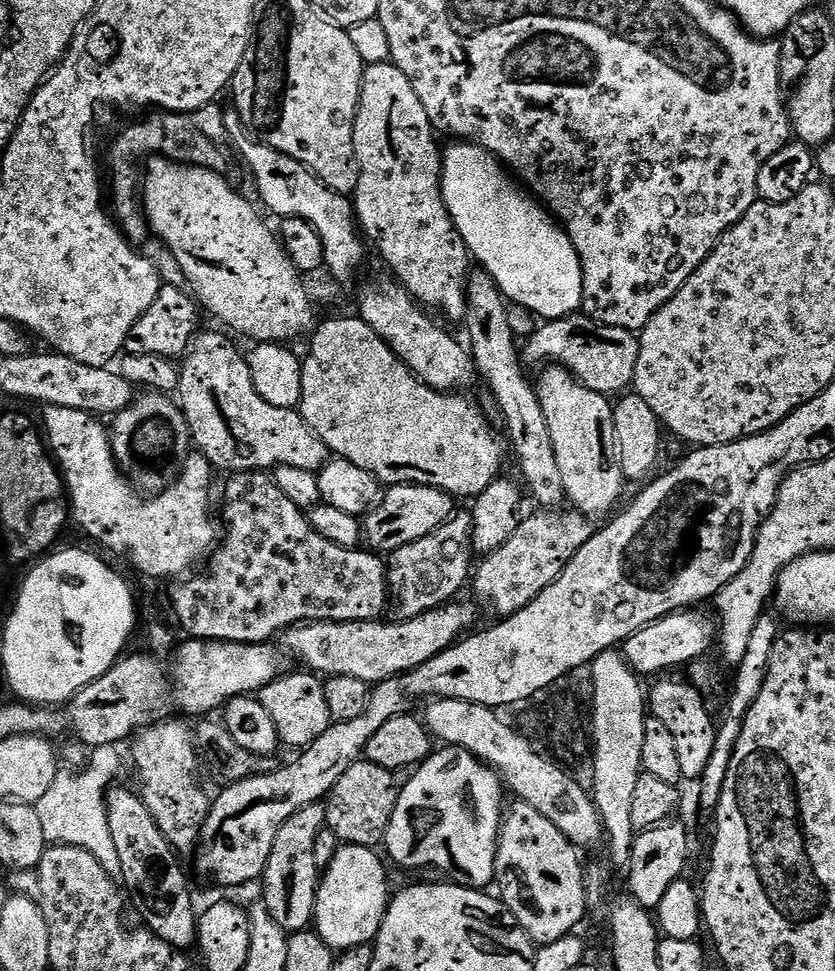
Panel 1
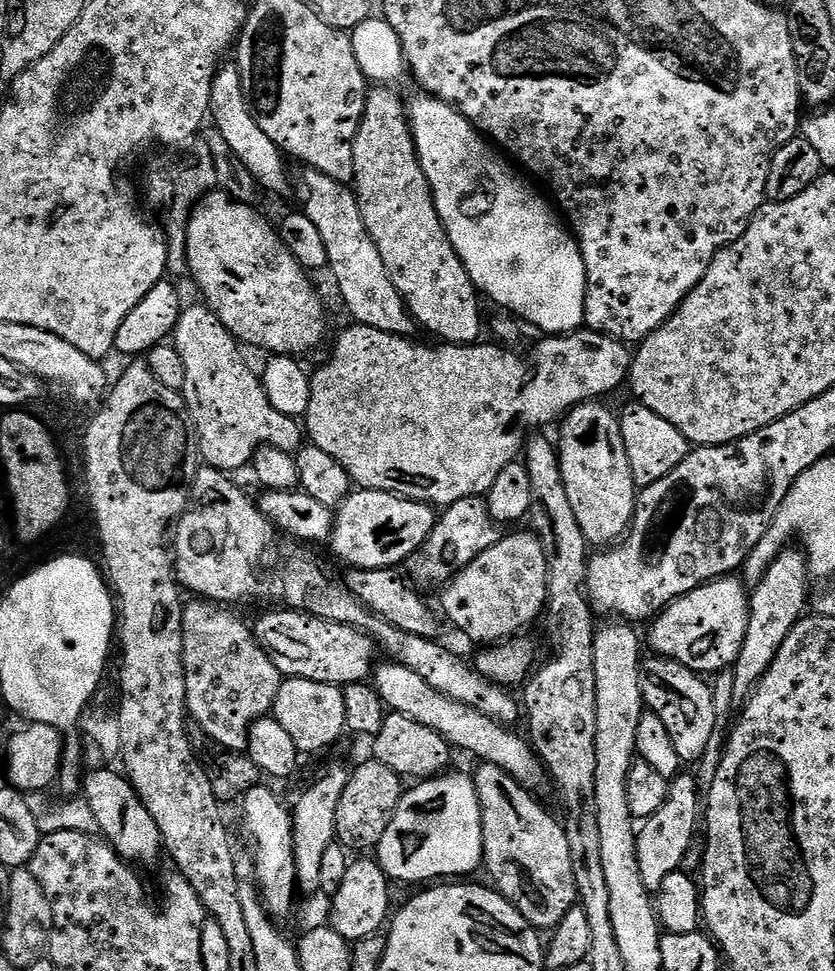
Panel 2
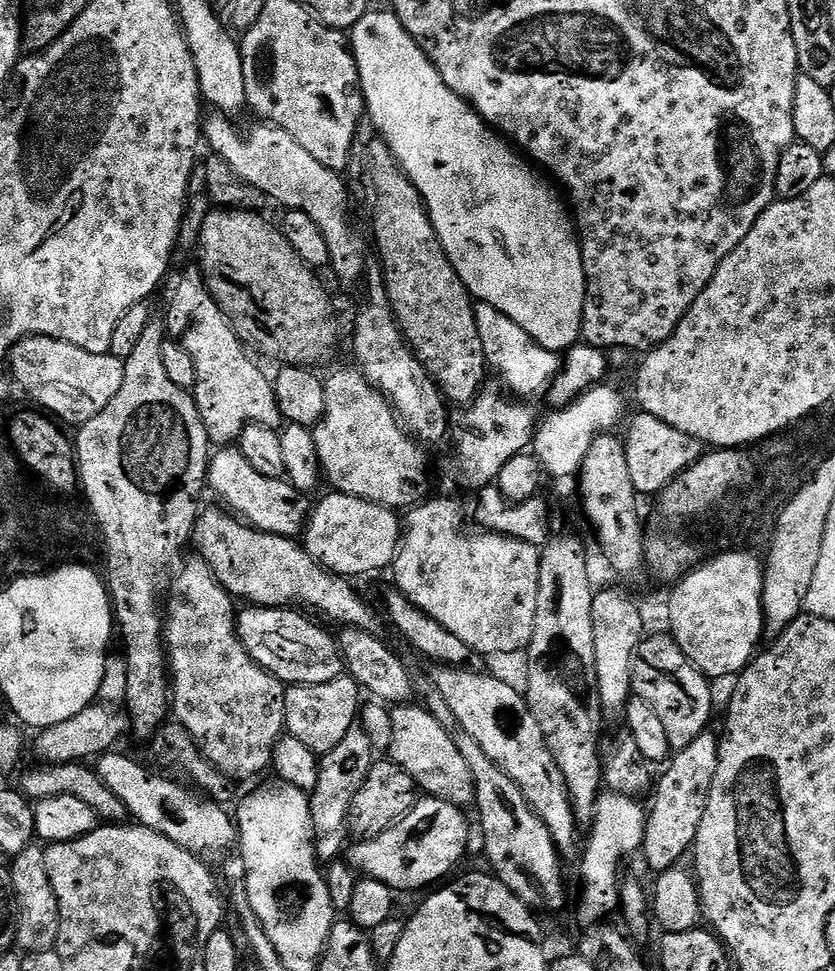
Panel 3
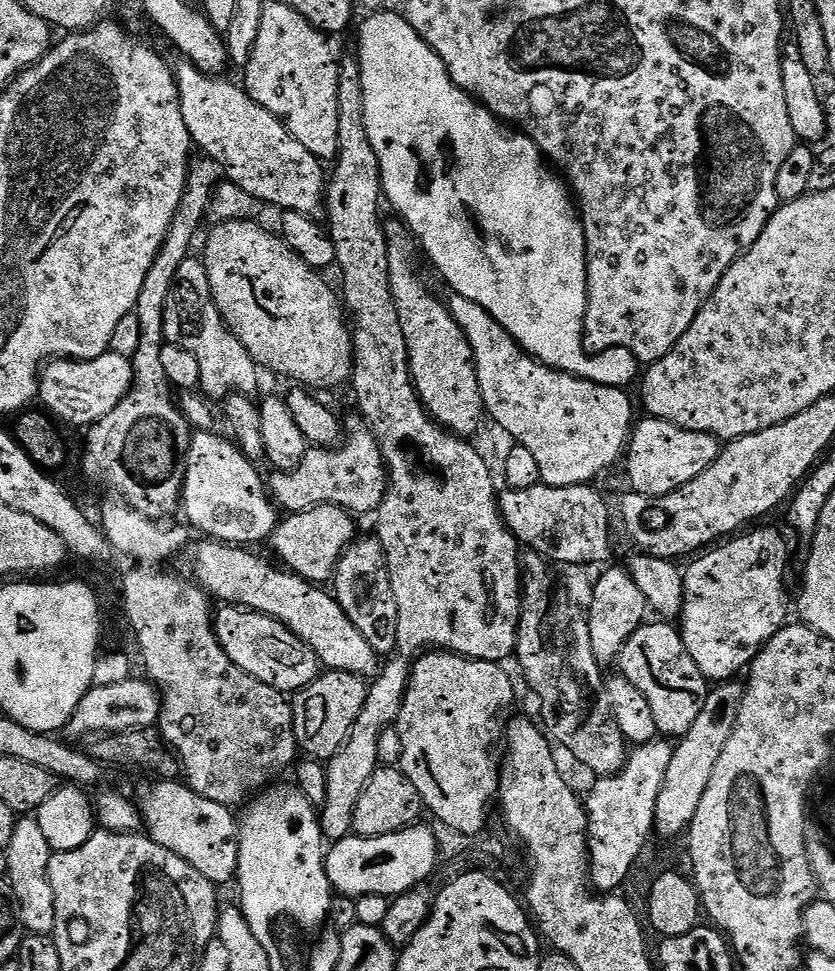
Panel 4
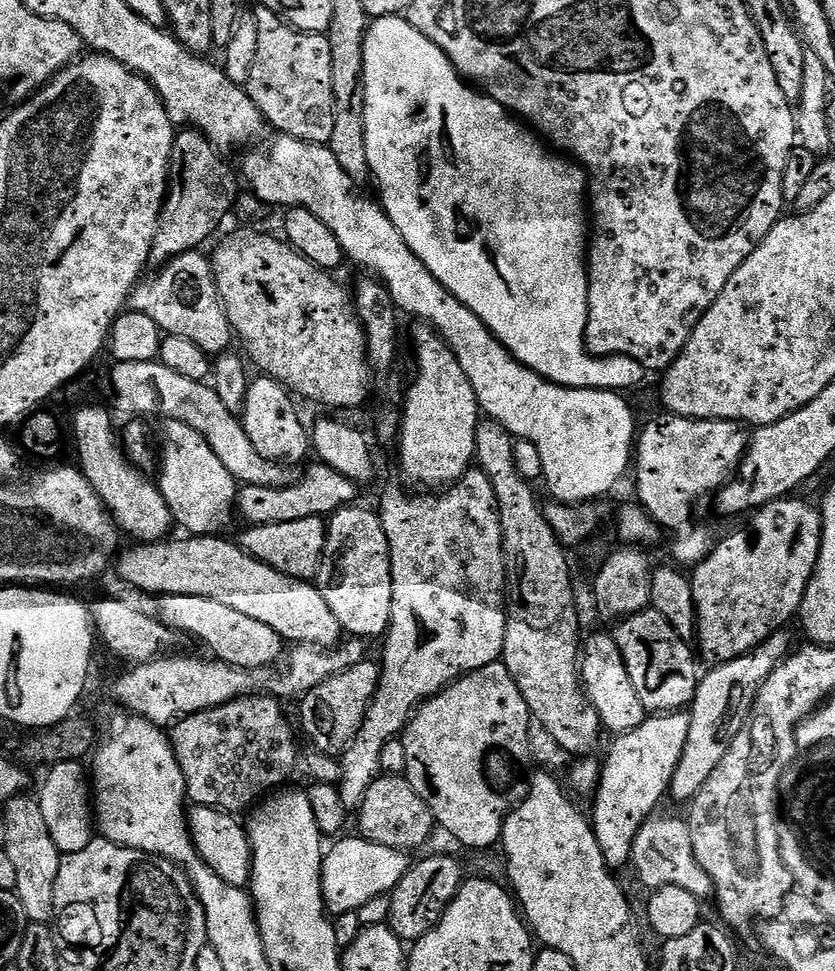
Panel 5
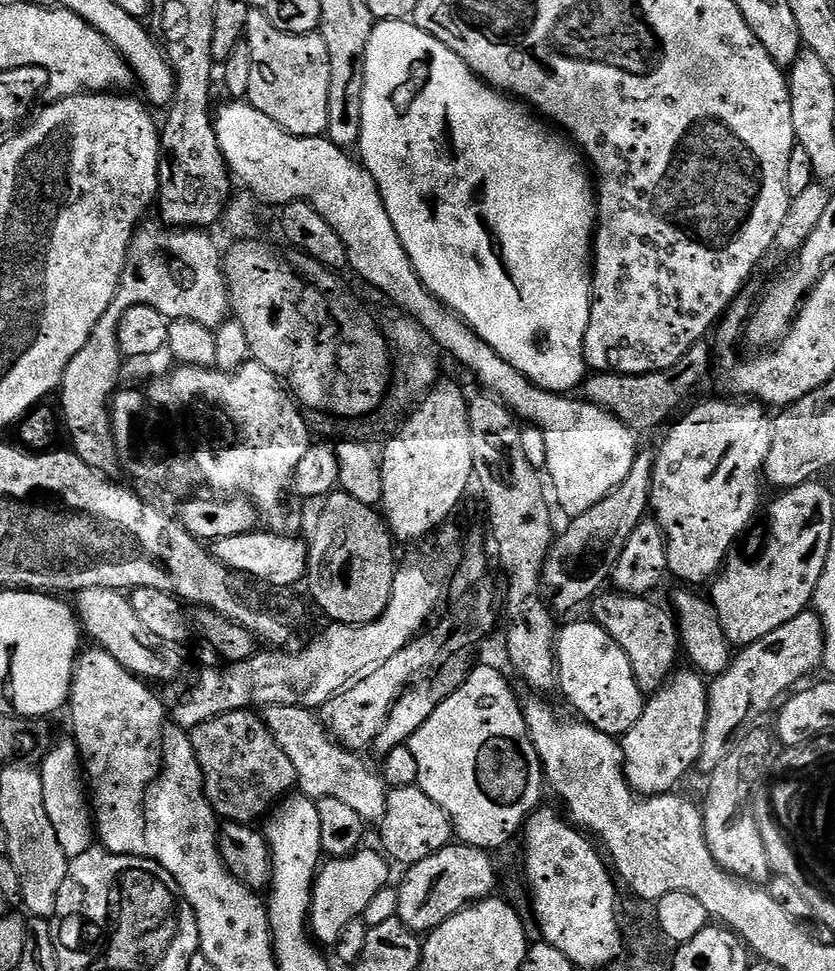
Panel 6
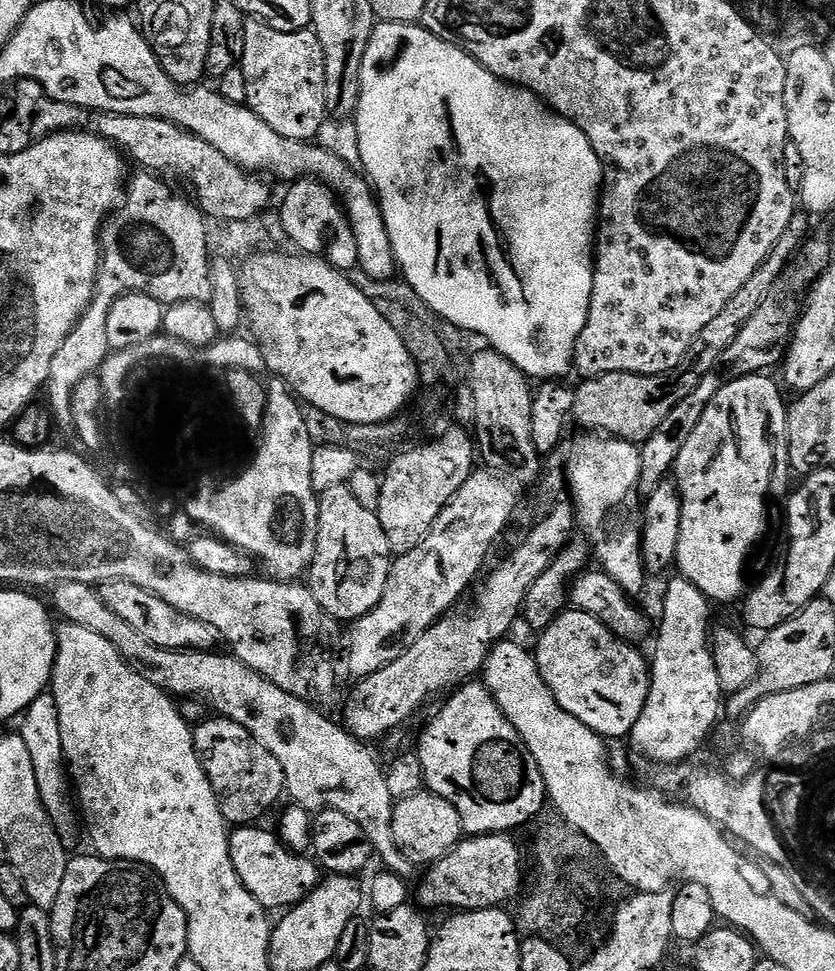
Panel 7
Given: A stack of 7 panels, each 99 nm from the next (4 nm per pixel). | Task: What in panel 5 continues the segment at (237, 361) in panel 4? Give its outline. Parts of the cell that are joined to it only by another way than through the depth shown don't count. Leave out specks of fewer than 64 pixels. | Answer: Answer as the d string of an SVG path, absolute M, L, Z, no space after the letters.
M197 250L172 257L152 281L141 279L130 294L127 307L133 312L152 316L158 322L164 322L172 312L171 335L190 338L190 342L202 346L202 350L209 354L224 354L231 349L228 347L234 341L234 333L228 323L228 315L224 313L224 305L220 302L220 291L212 275L211 259L204 254Z

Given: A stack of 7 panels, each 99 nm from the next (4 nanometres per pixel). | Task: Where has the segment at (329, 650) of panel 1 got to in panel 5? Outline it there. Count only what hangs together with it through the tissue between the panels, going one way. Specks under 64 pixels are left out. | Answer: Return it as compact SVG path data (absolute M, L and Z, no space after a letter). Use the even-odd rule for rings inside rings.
M188 594L161 595L158 619L169 629L177 628L209 648L215 659L235 668L267 668L275 665L285 655L286 642L270 626L249 618L241 611L230 610L213 598L191 597ZM280 656L280 657L279 657ZM277 659L277 660L276 660Z

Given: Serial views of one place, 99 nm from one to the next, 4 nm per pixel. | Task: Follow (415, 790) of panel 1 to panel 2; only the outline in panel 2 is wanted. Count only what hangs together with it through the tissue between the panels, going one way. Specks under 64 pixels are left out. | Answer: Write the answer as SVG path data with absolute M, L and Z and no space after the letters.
M468 774L448 775L425 779L417 783L420 784L417 788L409 787L401 798L390 826L386 826L386 834L382 834L374 849L389 881L423 885L441 878L464 878L467 872L481 867L484 858L482 812L475 782Z

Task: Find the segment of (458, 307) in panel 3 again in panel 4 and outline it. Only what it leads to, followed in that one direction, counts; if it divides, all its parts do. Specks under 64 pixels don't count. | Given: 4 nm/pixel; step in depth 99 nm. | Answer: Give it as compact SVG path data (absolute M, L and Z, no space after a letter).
M392 218L384 224L384 237L388 240L388 273L392 297L398 310L398 322L406 337L406 350L412 371L412 384L416 387L425 410L432 419L455 436L472 438L486 420L482 390L478 386L476 356L470 342L454 322L447 303L439 300L428 289L428 284L416 273L418 241L408 230L408 225Z

